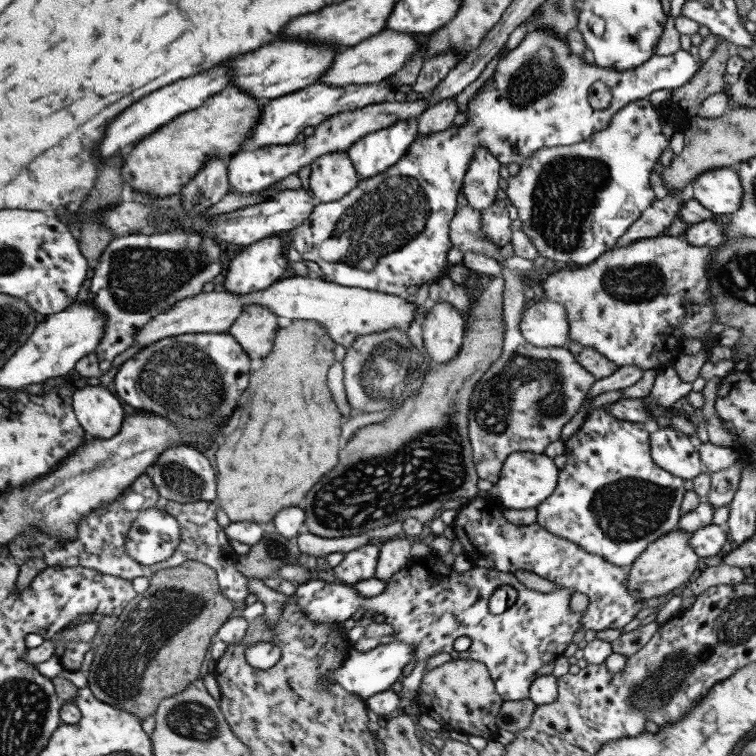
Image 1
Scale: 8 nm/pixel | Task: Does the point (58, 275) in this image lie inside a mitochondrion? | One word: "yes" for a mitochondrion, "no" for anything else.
no

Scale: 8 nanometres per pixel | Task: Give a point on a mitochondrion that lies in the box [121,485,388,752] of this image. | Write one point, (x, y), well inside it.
(191, 719)

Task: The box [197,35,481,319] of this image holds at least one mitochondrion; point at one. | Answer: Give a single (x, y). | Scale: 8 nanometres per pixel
(394, 213)

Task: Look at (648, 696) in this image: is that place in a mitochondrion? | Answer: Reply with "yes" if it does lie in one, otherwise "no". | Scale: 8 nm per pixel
yes

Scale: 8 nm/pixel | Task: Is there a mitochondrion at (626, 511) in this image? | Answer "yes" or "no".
yes

